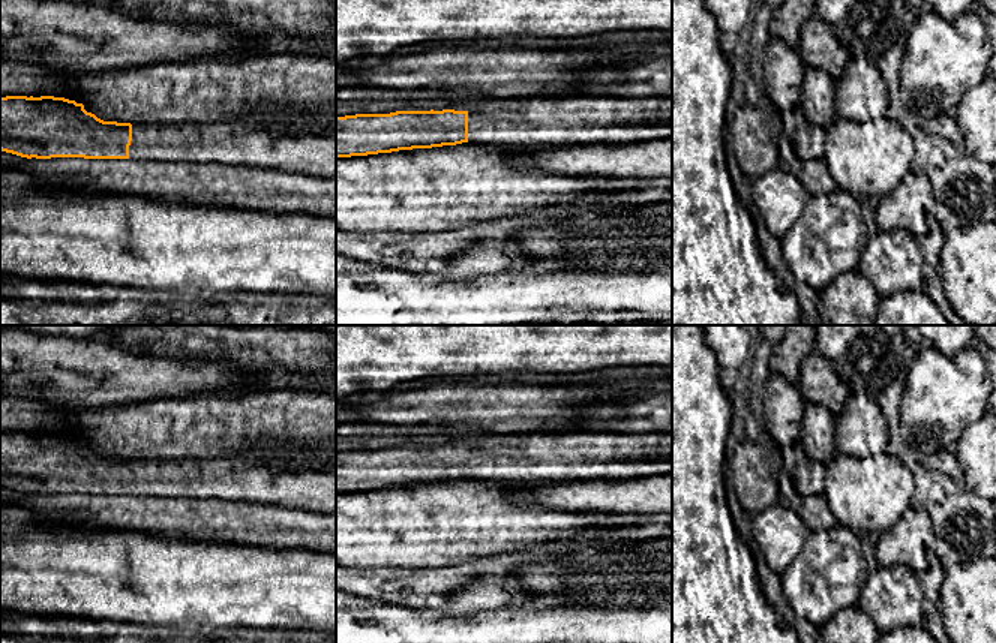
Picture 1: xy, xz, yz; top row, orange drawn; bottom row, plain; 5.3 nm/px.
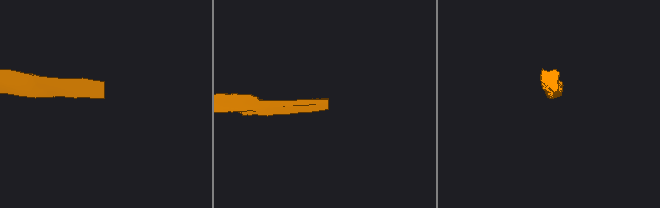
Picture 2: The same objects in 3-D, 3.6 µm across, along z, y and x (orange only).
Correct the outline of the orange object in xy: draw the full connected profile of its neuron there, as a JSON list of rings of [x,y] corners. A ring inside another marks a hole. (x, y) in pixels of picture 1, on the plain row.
[[[0,433],[0,486],[21,493],[135,495],[147,498],[225,499],[280,505],[285,508],[336,514],[336,462],[314,462],[292,457],[256,457],[222,454],[212,457],[117,459],[87,448],[82,439],[64,433]]]

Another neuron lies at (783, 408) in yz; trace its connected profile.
[[[771,372],[762,391],[764,429],[780,450],[800,442],[804,409],[798,385]]]

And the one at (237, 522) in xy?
[[[32,493],[9,502],[24,505],[42,520],[76,528],[336,553],[336,514],[280,505],[84,493]]]

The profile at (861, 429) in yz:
[[[862,388],[849,390],[842,412],[836,417],[836,448],[852,457],[884,453],[890,441],[888,421]]]

